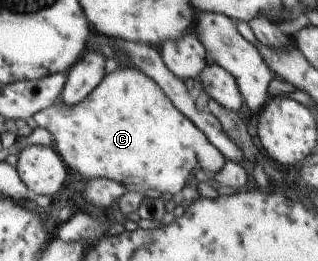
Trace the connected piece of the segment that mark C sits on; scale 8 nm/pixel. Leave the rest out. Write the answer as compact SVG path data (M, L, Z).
M121 65L116 71L104 74L102 81L100 81L80 103L68 107L68 105L64 105L63 102L57 101L46 109L40 109L40 111L32 113L32 119L39 128L48 131L53 141L54 150L61 157L61 160L66 164L68 169L77 171L84 180L106 178L110 181L116 181L116 183L120 183L120 185L126 189L126 192L144 192L146 189L152 189L152 191L170 193L170 195L173 196L174 193L180 192L180 189L182 189L184 185L187 185L190 179L195 178L194 175L196 171L203 171L210 176L212 173L218 173L218 171L222 169L222 165L224 165L225 157L211 143L208 143L204 134L199 129L196 129L196 126L191 121L188 121L188 118L184 117L184 115L172 105L172 102L164 95L164 92L152 79L146 77L144 73L130 65Z

